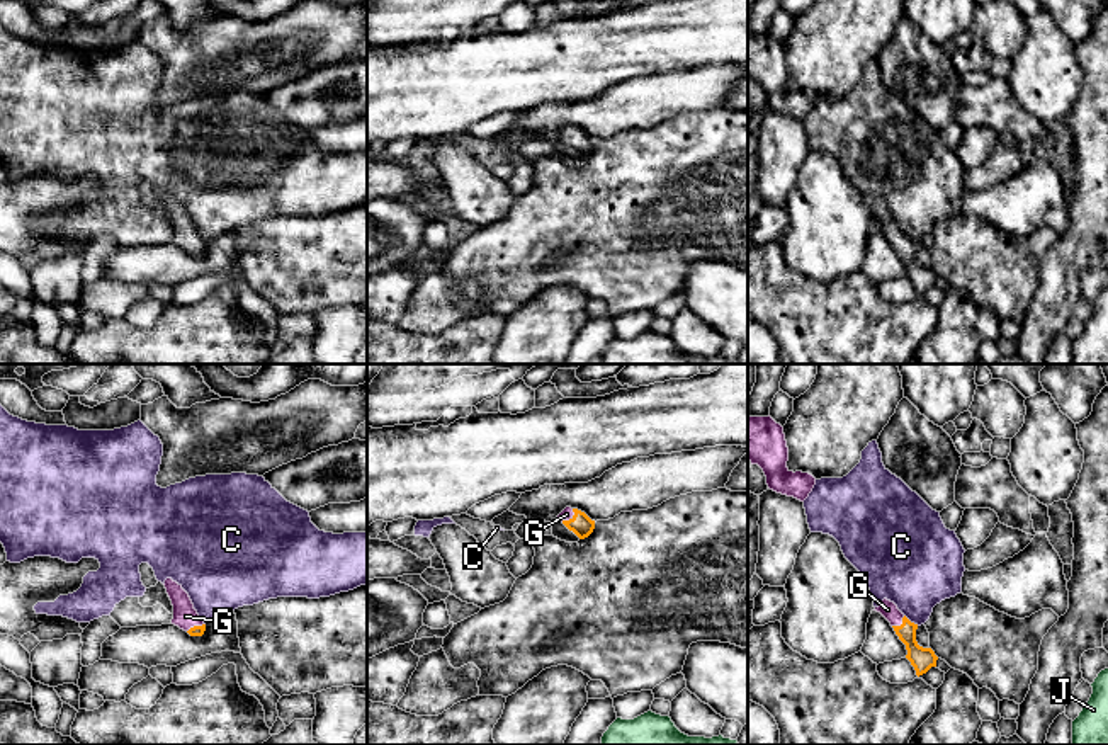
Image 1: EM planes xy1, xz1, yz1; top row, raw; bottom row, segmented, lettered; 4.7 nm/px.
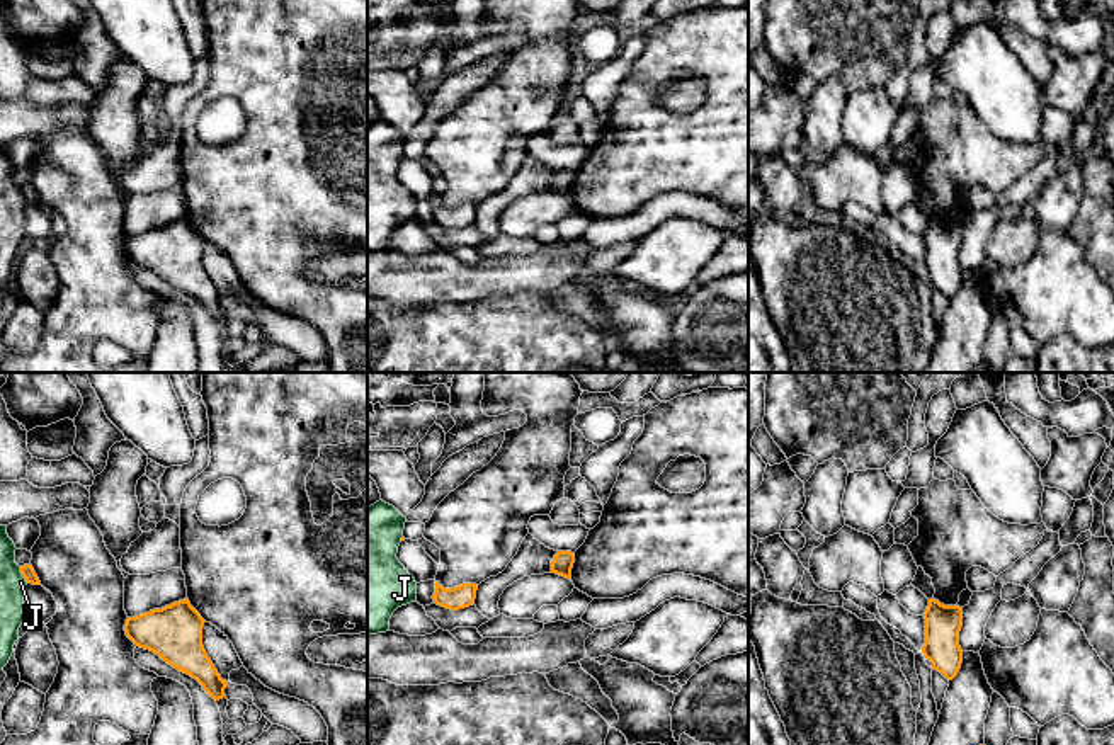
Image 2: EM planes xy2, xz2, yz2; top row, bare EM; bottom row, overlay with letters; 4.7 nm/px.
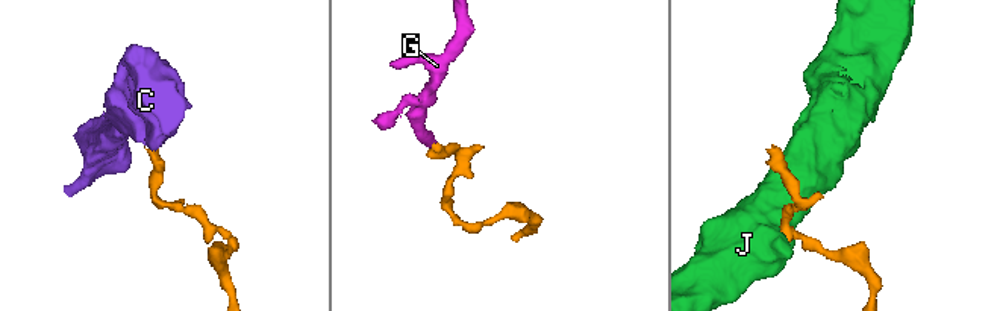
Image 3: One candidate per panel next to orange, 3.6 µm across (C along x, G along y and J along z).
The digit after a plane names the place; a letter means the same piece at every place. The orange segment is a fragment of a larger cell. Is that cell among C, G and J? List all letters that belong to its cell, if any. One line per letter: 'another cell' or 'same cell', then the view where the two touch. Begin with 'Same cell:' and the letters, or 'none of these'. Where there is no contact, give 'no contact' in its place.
Same cell: none of these
C: another cell; meets orange in yz1
G: another cell; meets orange in yz1
J: another cell; meets orange in xy2

